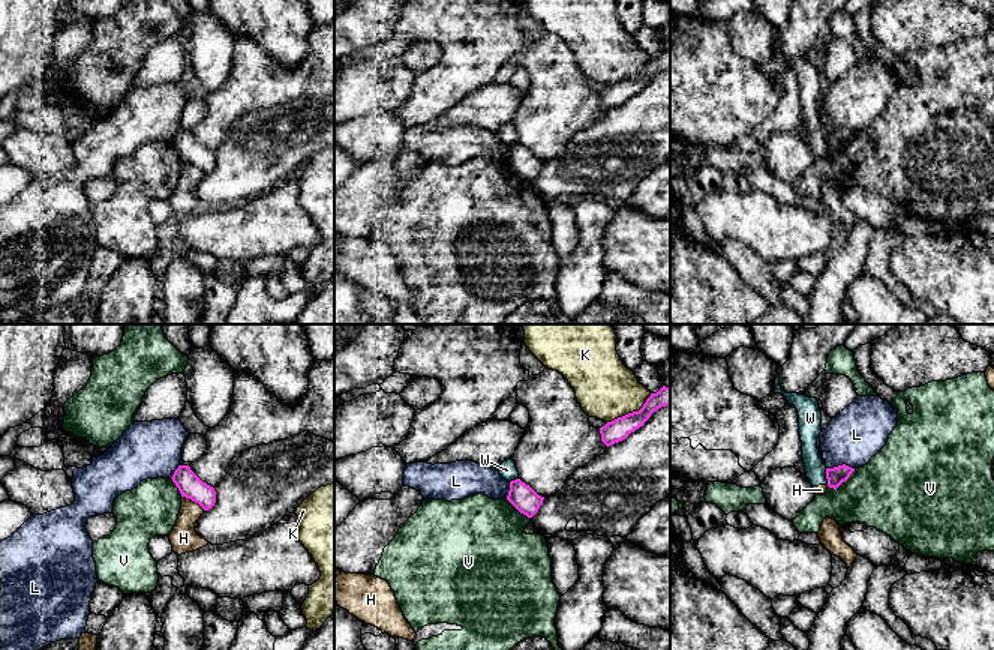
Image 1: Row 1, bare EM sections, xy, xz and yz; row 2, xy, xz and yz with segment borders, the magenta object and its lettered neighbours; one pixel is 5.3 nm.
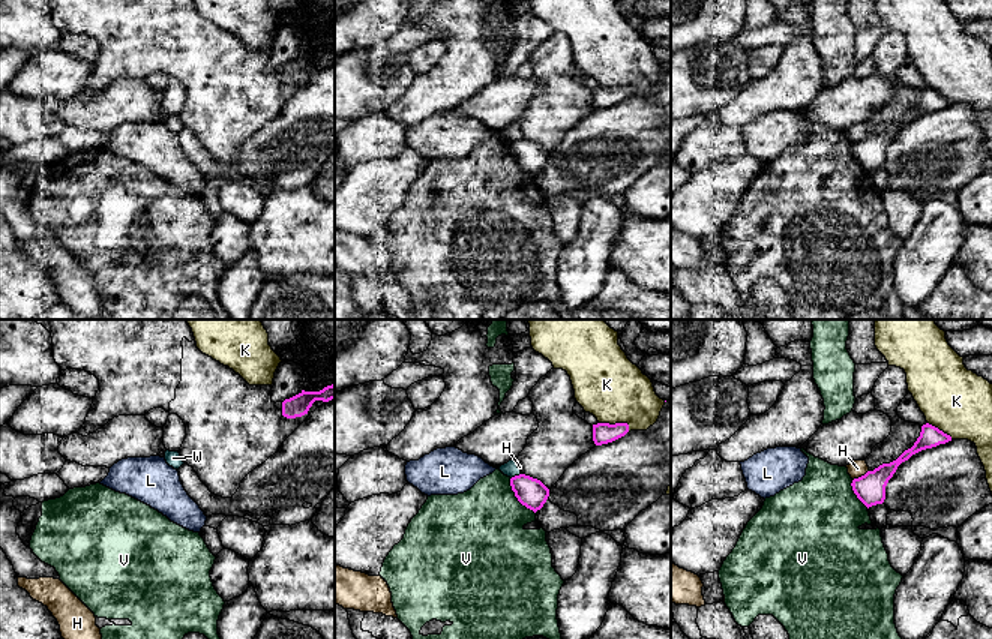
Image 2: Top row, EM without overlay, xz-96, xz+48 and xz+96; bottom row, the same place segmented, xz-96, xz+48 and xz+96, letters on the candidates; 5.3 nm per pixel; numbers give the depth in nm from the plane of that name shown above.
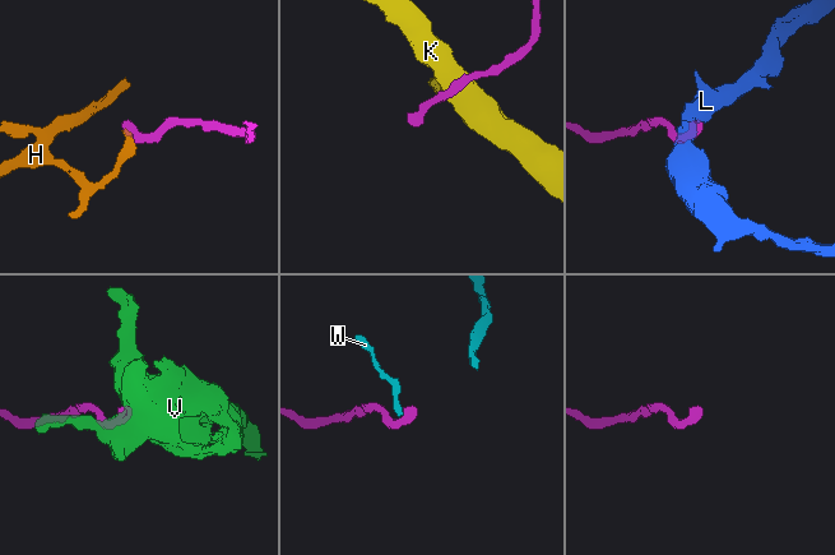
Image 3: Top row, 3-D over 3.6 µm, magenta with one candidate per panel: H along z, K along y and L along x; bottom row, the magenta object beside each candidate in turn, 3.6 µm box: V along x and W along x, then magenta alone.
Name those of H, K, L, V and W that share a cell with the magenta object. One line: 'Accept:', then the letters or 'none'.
Accept: none

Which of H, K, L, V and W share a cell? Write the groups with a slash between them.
H W / K / L / V

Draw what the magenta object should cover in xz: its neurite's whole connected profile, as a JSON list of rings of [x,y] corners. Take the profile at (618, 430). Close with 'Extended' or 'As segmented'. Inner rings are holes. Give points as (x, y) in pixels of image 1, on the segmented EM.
[[[663,386],[657,393],[651,393],[639,411],[628,413],[601,426],[601,441],[609,447],[625,440],[643,426],[654,411],[666,405],[670,405],[670,387]]]. As segmented

